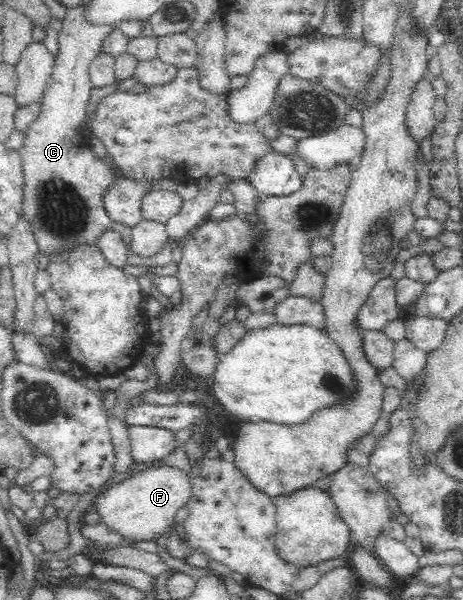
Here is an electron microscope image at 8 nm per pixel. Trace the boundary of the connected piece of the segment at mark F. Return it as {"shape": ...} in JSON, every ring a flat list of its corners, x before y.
{"shape":[[162,466,150,468,129,477,119,477,103,491,96,493,95,512,99,521,108,529,116,531,128,543,154,541,167,531,174,523,177,510,188,501,191,492,191,478,178,467]]}

